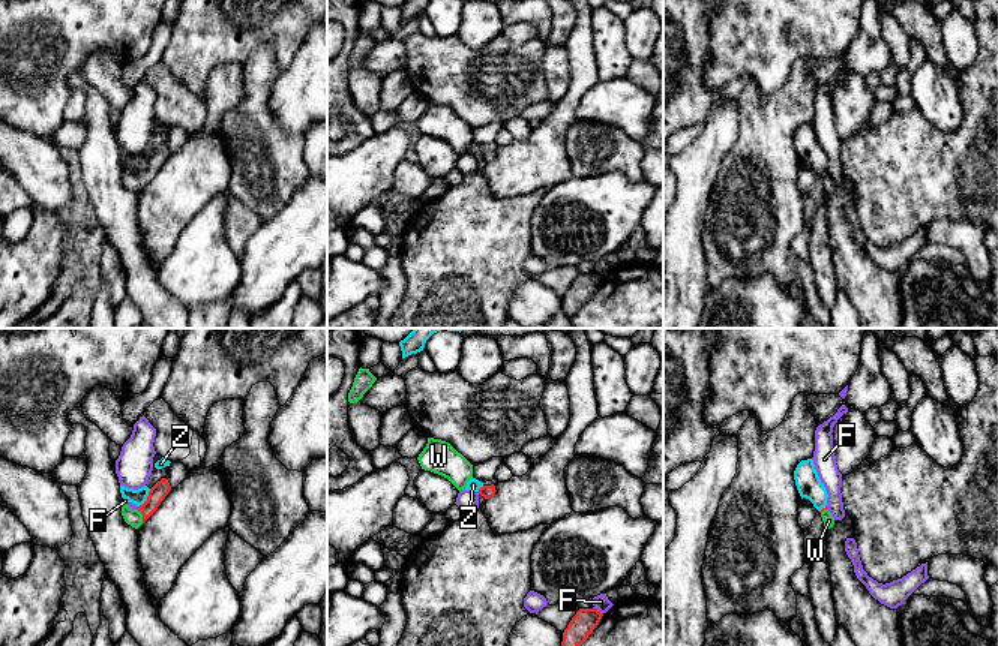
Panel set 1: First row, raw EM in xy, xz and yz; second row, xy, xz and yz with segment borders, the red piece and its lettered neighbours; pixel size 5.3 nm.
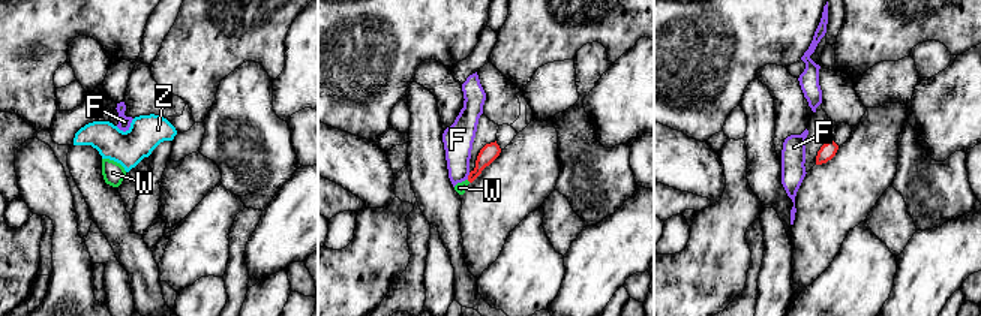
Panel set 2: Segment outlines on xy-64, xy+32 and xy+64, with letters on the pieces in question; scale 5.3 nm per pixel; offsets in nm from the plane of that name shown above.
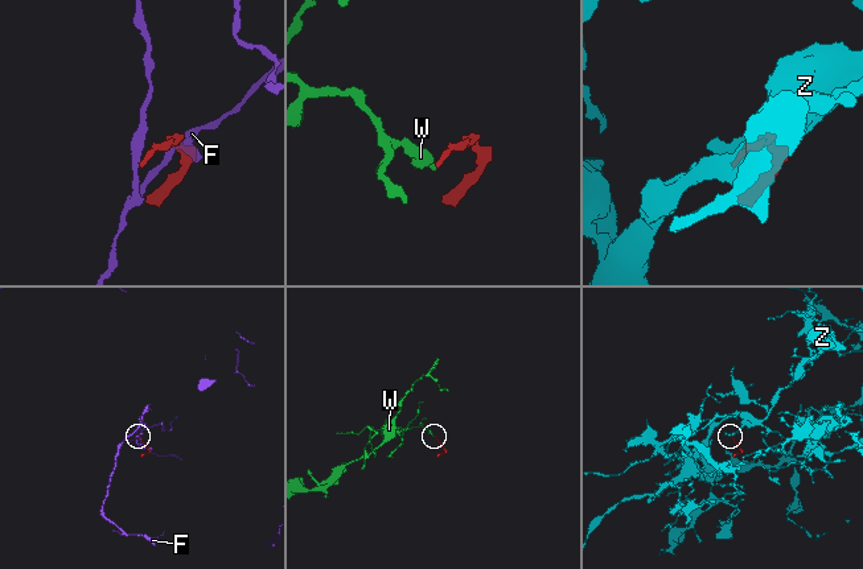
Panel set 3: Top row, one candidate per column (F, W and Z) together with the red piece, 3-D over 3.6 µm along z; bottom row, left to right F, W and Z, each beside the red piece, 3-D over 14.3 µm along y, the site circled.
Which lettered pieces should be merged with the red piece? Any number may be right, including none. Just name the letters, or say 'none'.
W

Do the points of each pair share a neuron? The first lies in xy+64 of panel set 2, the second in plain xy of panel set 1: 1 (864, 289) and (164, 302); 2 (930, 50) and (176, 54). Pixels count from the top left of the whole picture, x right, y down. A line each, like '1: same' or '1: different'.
1: different
2: different

